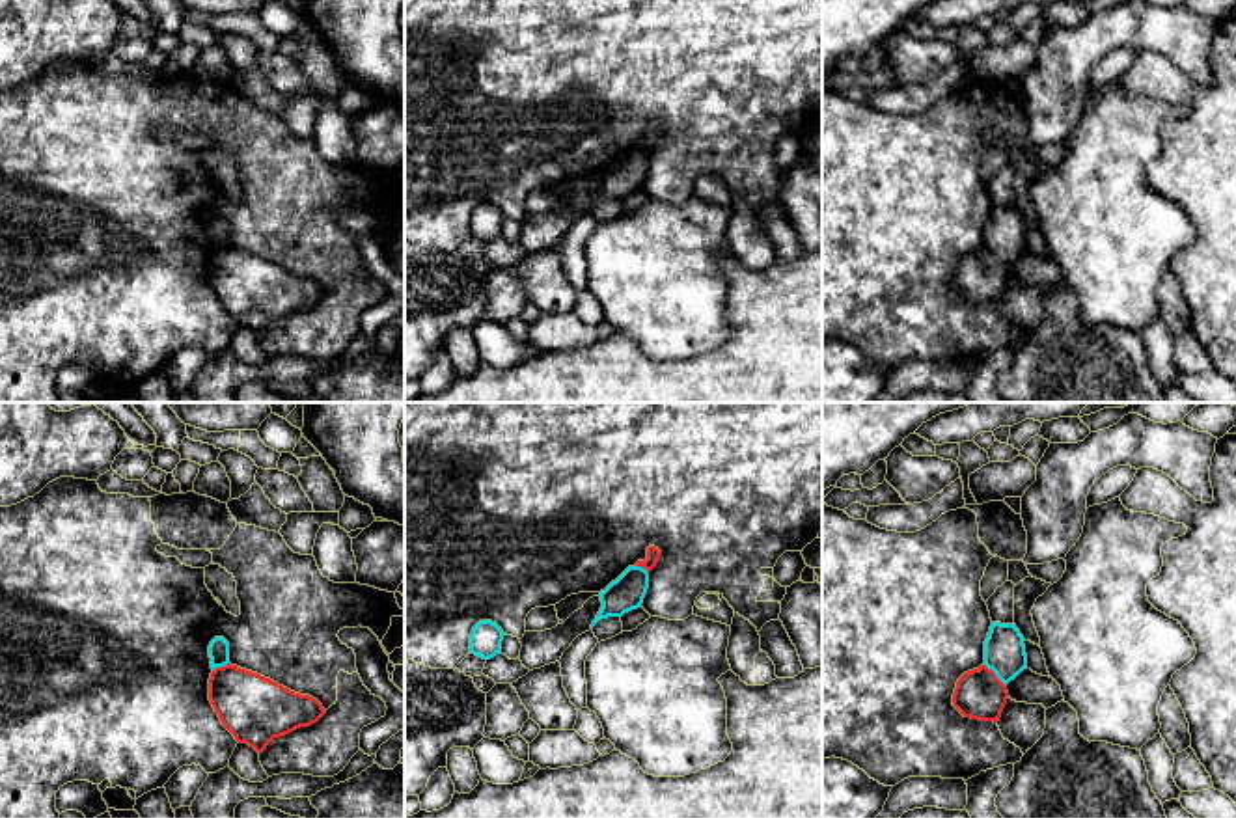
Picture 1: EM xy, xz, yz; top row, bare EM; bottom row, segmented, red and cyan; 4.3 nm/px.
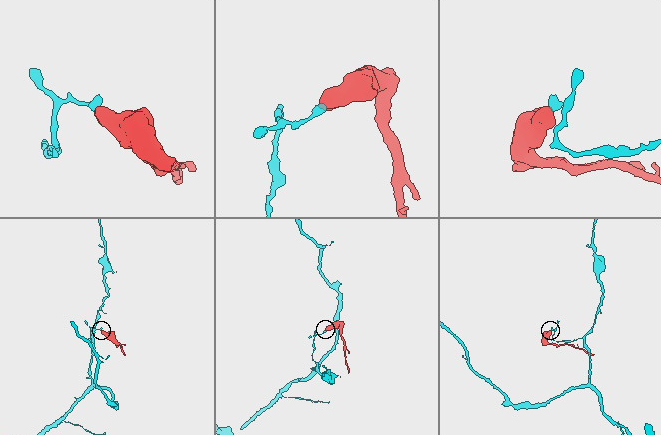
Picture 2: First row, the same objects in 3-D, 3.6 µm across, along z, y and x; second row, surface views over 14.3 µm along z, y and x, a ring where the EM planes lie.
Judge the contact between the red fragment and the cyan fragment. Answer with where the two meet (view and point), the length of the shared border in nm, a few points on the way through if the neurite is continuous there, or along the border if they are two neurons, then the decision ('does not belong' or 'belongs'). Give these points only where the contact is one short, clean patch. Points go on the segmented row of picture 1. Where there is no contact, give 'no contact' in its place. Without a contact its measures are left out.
yz (994, 675) | 140 nm | along yz (985, 664), (1005, 686) | does not belong

